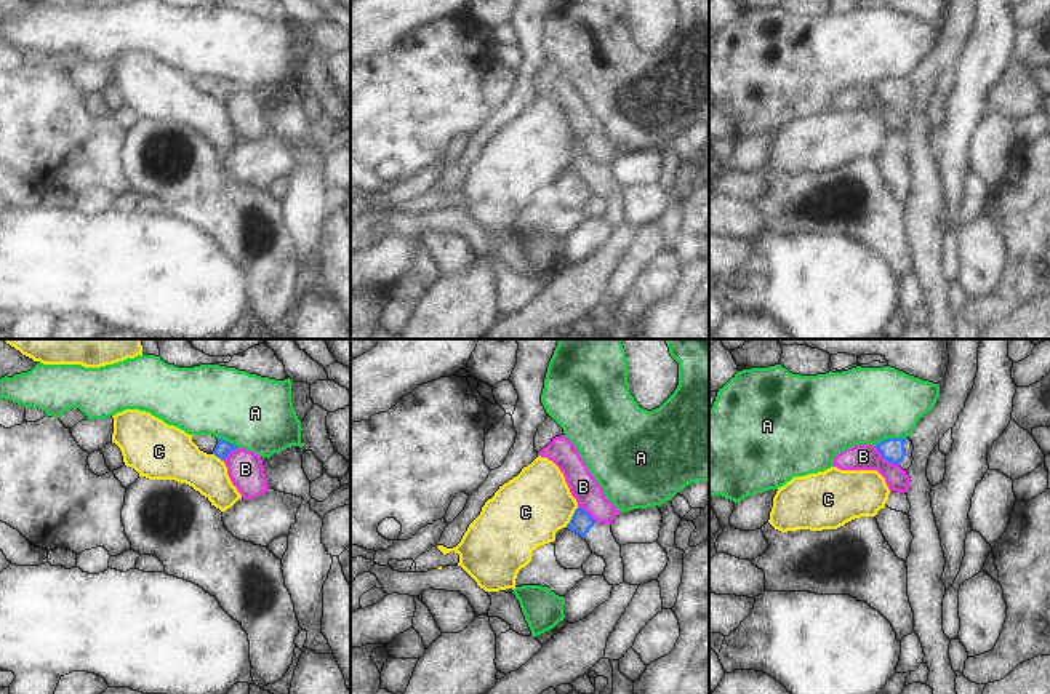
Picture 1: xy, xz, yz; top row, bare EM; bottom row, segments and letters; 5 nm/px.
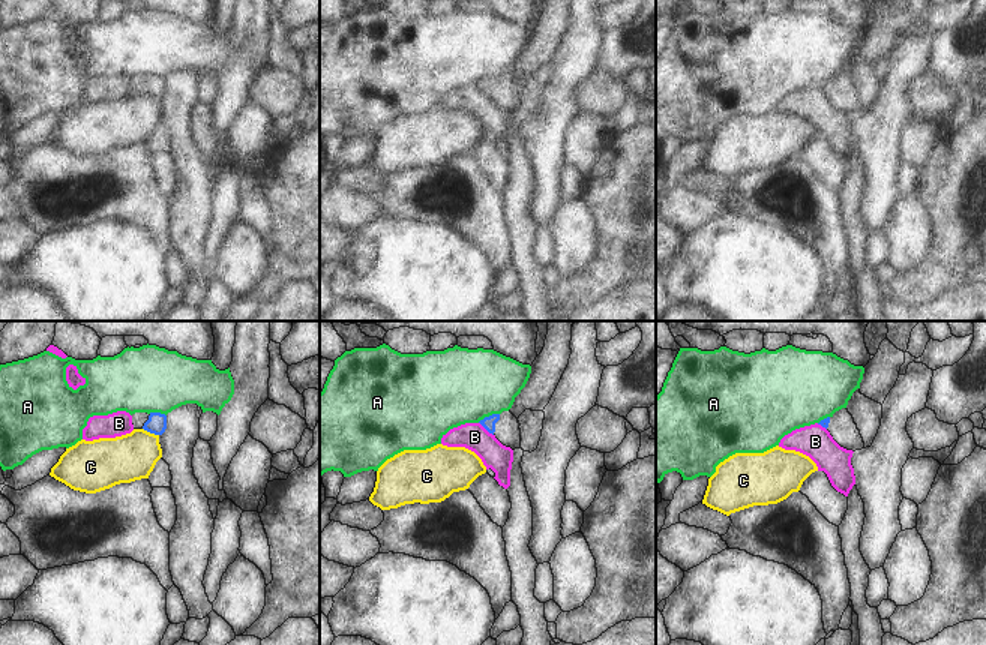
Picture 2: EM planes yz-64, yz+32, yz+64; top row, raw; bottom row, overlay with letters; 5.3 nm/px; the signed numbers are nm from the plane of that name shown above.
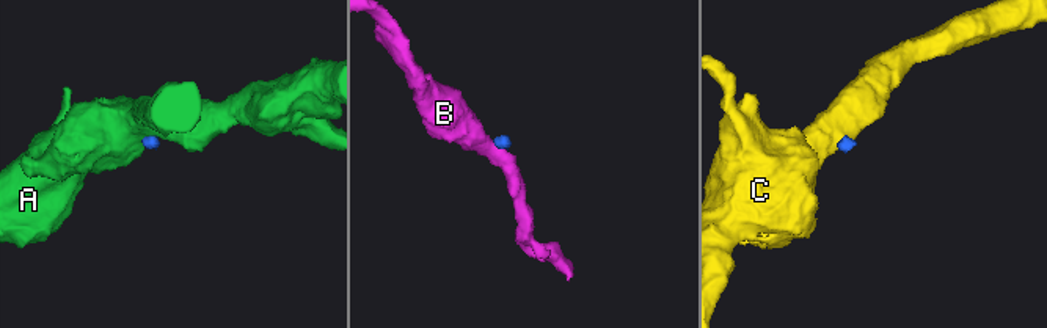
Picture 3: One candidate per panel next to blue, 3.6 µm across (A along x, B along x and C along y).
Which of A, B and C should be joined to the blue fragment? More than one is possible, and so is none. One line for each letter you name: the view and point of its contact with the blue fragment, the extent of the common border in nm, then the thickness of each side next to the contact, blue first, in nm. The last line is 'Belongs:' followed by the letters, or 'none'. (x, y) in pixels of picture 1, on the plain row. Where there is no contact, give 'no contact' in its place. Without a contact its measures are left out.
Belongs: none

